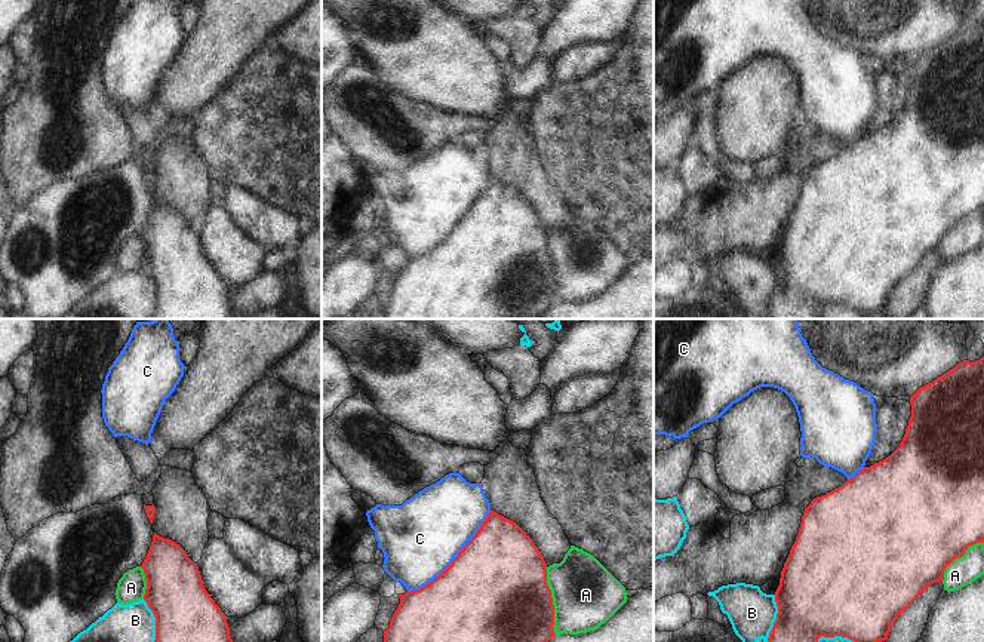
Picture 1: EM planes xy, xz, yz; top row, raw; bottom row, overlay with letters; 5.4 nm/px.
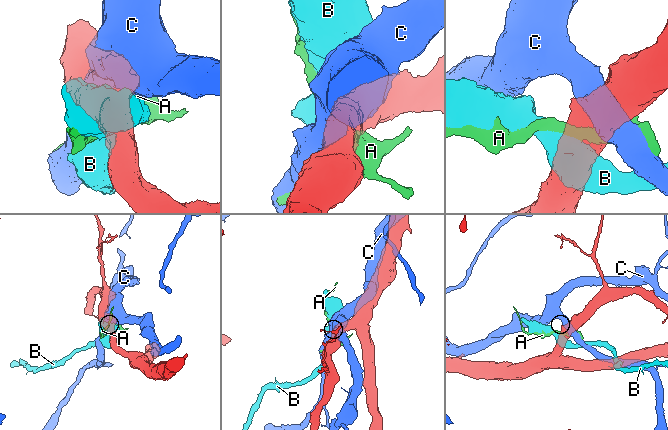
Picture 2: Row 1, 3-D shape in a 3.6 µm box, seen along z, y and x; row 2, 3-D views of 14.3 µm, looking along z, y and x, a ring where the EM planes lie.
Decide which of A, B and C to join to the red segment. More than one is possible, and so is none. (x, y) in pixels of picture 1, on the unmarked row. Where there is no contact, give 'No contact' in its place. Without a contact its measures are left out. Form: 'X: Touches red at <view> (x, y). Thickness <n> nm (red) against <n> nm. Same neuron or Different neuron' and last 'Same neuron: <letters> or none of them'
A: Touches red at xz (552, 269). Thickness 500 nm (red) against 360 nm. Different neuron
B: Touches red at yz (774, 291). Thickness 400 nm (red) against 260 nm. Different neuron
C: Touches red at xz (455, 226). Thickness 500 nm (red) against 420 nm. Different neuron
Same neuron: none of them.

